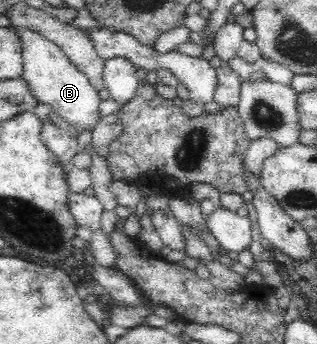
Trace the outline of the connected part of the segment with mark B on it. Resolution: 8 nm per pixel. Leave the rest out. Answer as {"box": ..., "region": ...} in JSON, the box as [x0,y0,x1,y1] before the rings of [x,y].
{"box":[16,28,103,131],"region":[[[16,28],[23,43],[24,76],[23,80],[29,85],[29,90],[37,103],[50,105],[50,110],[63,118],[76,131],[90,131],[100,124],[100,102],[103,94],[96,91],[88,78],[80,73],[68,61],[59,45],[44,39],[31,29]]]}

